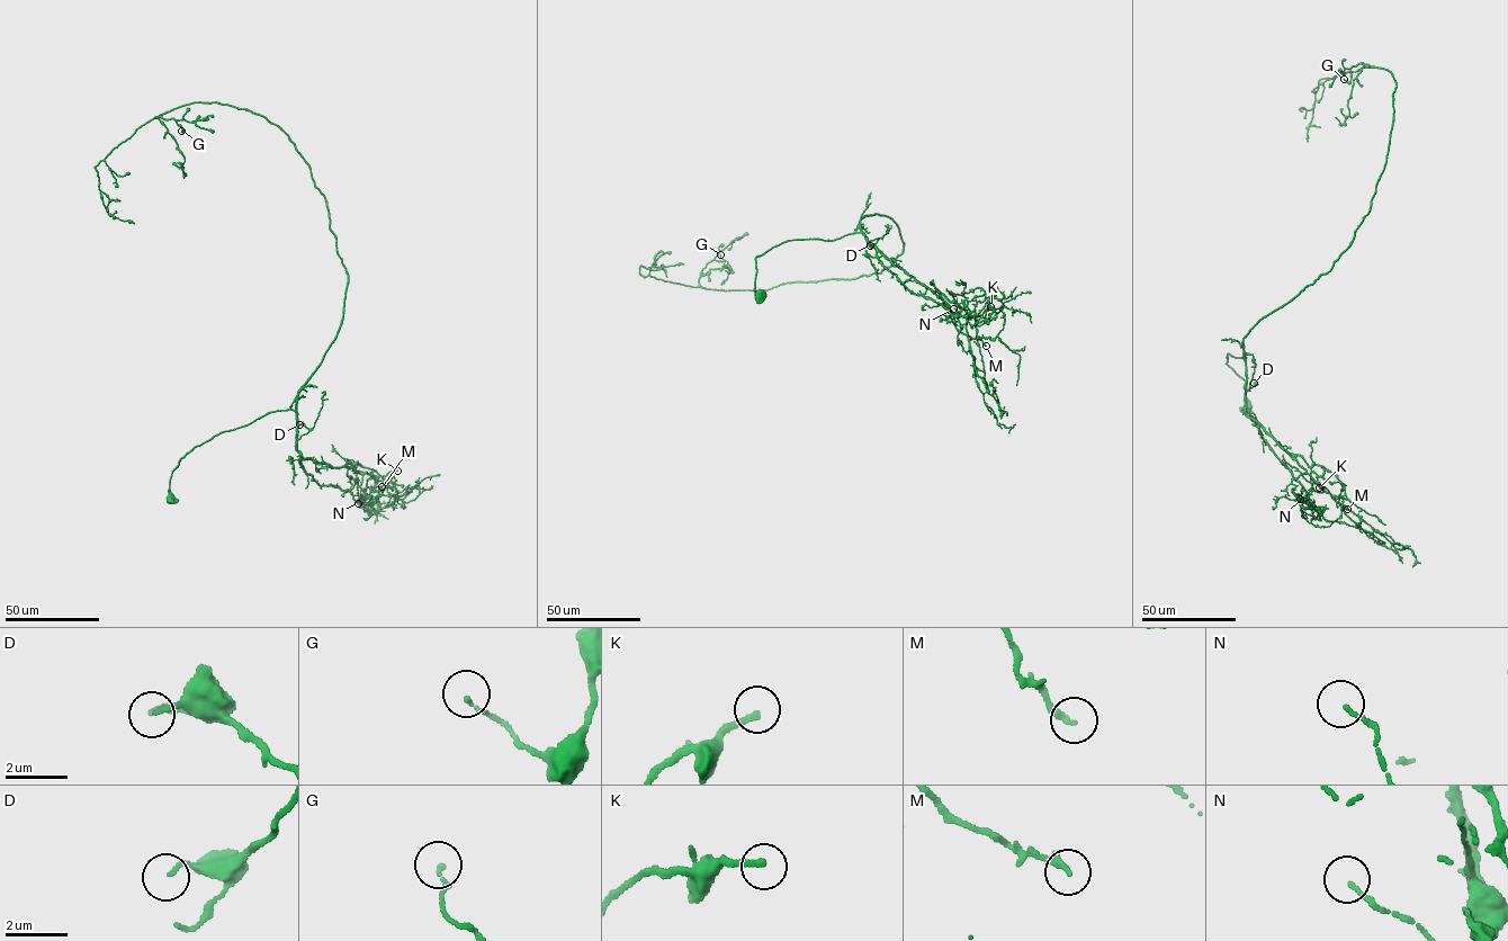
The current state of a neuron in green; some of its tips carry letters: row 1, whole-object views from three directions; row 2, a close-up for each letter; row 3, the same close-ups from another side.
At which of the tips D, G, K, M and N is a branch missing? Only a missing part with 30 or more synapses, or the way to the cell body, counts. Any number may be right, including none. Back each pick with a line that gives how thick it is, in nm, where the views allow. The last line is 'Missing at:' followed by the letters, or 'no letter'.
K: 200 nm
Missing at: K

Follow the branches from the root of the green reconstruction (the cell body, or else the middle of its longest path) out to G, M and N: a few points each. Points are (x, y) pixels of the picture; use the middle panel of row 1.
G: (760, 297), (755, 259), (773, 247), (876, 213), (898, 227), (892, 265), (851, 279), (702, 288), (720, 254)
M: (760, 297), (756, 257), (790, 240), (832, 241), (861, 232), (894, 265), (958, 303), (975, 319), (986, 346)
N: (760, 297), (756, 257), (790, 240), (832, 241), (861, 232), (909, 290), (959, 315), (953, 308)

